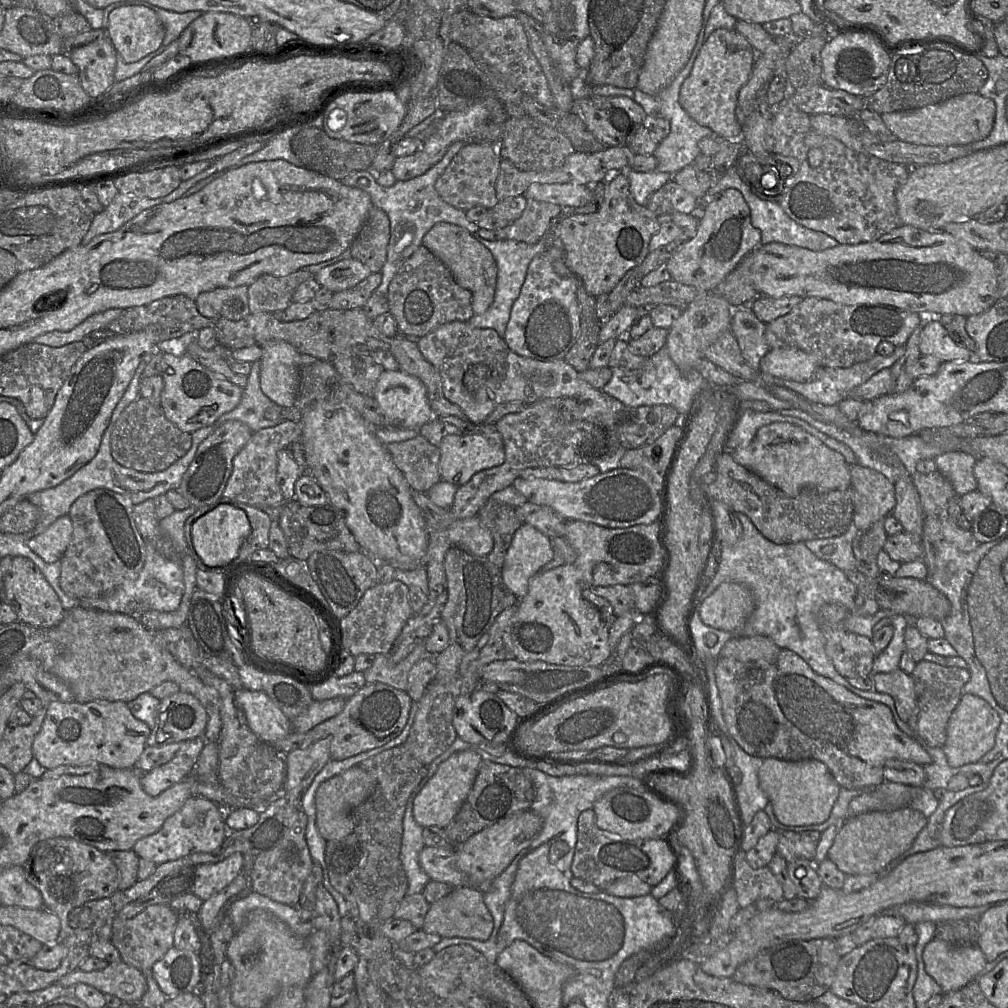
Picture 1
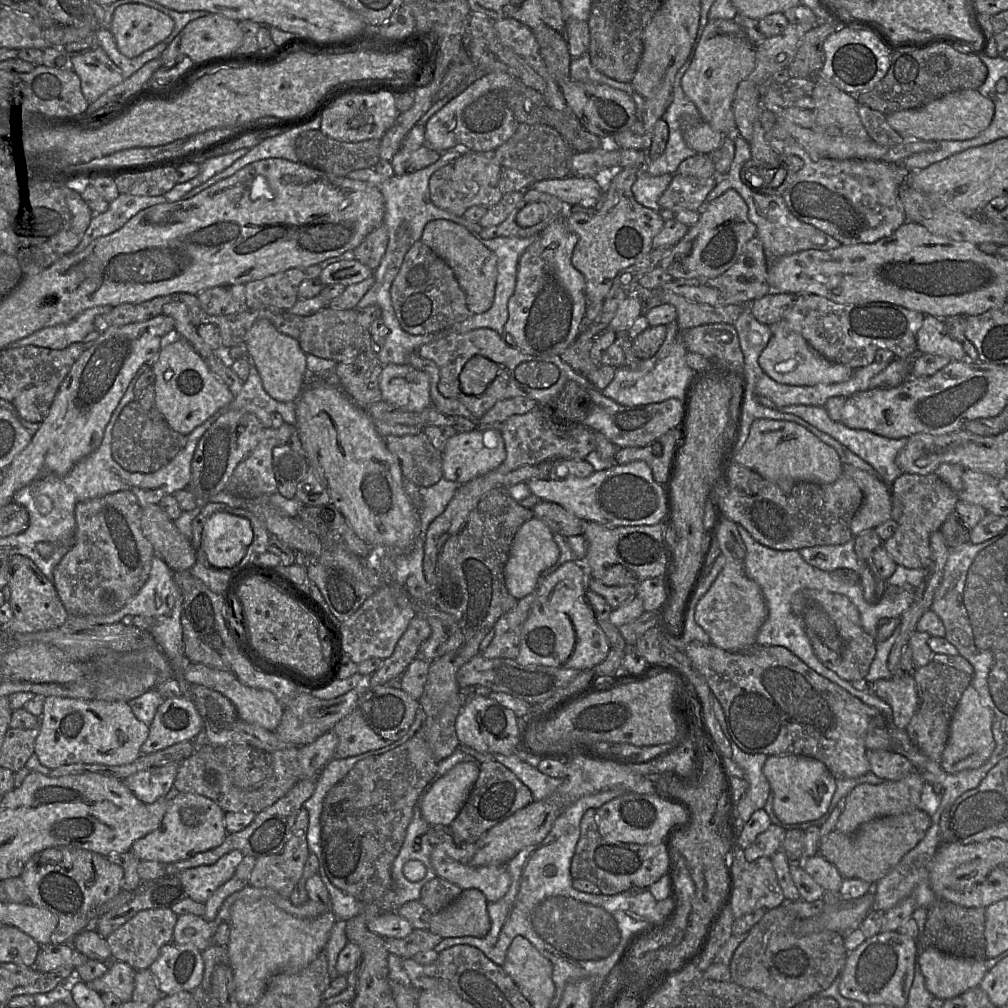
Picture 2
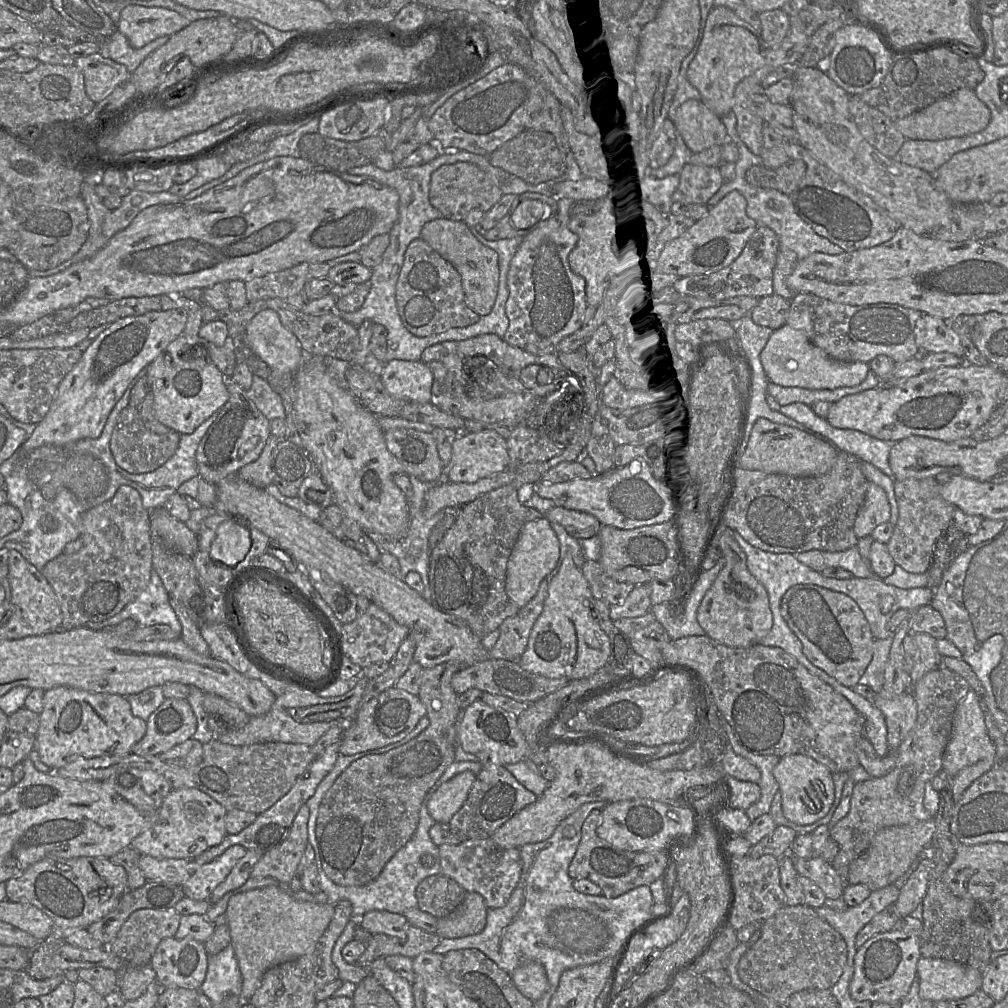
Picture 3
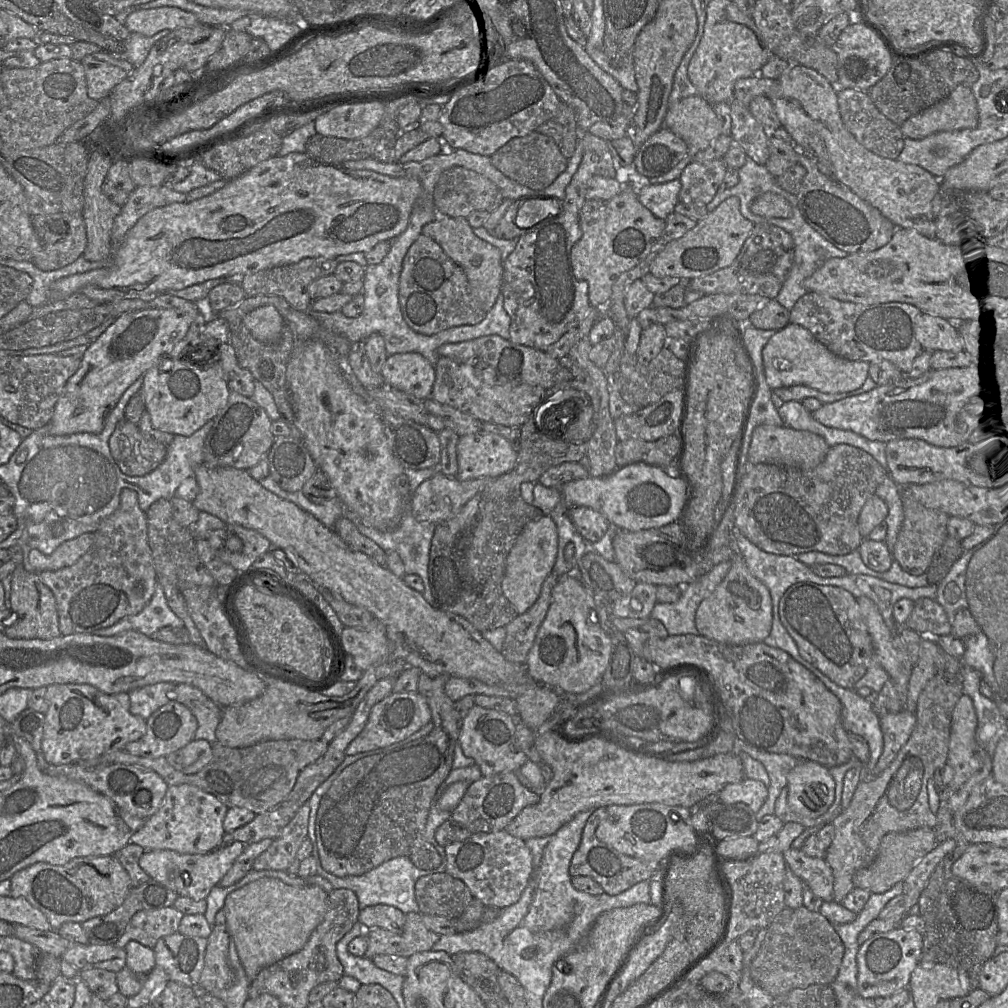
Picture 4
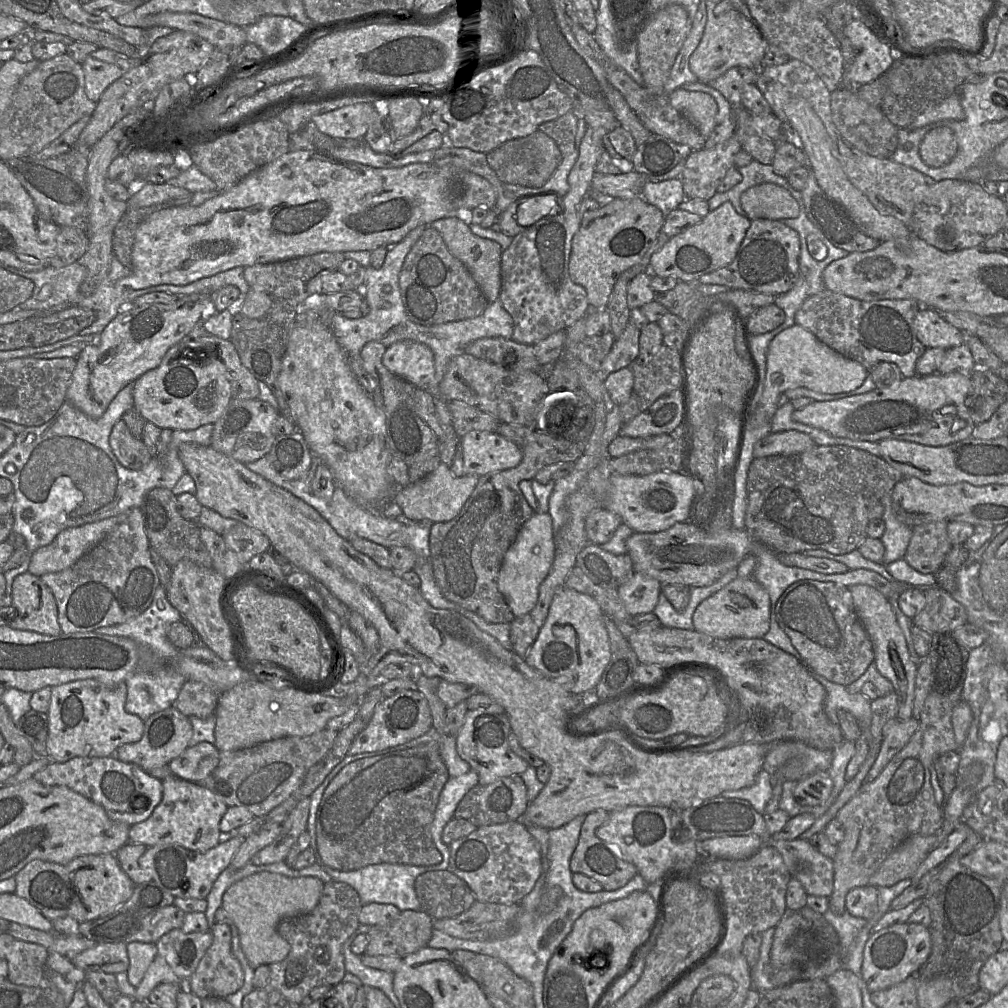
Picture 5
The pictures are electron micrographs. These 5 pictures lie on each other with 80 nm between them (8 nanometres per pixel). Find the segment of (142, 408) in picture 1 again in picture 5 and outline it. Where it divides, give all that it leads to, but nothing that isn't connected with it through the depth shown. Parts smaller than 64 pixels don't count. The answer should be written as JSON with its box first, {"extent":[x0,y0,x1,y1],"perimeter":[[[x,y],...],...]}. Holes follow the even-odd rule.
{"extent":[109,419,153,470],"perimeter":[[[120,419],[109,436],[111,449],[118,461],[131,470],[139,470],[153,458],[141,438],[134,437]]]}

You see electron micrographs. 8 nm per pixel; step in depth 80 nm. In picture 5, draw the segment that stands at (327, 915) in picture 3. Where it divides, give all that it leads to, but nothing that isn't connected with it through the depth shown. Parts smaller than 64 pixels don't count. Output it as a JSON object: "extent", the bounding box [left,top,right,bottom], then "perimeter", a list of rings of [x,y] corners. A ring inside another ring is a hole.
{"extent":[222,871,324,970],"perimeter":[[[263,871],[235,882],[225,891],[222,907],[227,913],[227,922],[236,926],[241,949],[253,970],[287,957],[291,946],[277,932],[279,923],[310,913],[317,906],[323,887],[324,883],[316,877],[288,877]]]}

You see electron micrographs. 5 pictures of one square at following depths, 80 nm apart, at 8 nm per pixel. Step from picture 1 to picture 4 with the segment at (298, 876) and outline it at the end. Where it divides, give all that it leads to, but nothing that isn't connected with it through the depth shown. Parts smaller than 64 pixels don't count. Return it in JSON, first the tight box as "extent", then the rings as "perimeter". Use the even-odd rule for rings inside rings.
{"extent":[253,803,310,871],"perimeter":[[[304,803],[280,835],[253,863],[253,869],[286,871],[296,857],[302,842],[307,838],[310,806]]]}

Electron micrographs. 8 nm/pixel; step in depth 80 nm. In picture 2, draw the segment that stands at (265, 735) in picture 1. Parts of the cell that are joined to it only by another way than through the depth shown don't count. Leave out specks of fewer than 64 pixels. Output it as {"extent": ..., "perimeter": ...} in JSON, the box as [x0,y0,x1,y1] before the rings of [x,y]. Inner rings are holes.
{"extent":[183,662,284,731],"perimeter":[[[190,662],[183,674],[183,680],[189,684],[203,685],[220,692],[233,703],[239,717],[245,722],[275,731],[281,721],[284,707],[275,695],[269,690],[252,688],[243,684],[230,670],[217,670],[200,663]]]}

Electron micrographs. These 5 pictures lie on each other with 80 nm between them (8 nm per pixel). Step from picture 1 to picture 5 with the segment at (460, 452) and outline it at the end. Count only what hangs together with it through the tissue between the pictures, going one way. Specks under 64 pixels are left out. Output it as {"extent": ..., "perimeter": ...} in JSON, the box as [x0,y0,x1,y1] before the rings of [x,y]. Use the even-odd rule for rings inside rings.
{"extent":[460,430,522,475],"perimeter":[[[473,430],[460,438],[465,475],[494,474],[522,461],[521,447],[496,432]]]}

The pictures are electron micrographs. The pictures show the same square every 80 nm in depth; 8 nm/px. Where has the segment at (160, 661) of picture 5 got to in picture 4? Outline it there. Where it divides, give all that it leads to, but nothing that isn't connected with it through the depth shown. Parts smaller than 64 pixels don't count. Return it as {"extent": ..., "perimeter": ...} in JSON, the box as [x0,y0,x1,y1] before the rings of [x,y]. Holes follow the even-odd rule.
{"extent":[94,582,183,720],"perimeter":[[[157,582],[155,591],[146,606],[137,614],[126,616],[111,626],[94,630],[99,636],[111,636],[129,630],[153,636],[165,626],[183,627],[183,621],[169,607],[162,585]],[[160,682],[132,690],[129,692],[130,713],[147,720],[151,714],[169,702],[167,693],[172,691],[175,685],[172,682]]]}

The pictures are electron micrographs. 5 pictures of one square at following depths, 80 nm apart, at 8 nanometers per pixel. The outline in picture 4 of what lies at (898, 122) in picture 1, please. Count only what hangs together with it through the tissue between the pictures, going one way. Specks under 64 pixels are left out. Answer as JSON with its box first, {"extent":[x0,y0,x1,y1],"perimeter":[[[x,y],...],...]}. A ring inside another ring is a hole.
{"extent":[900,85,978,139],"perimeter":[[[959,85],[942,101],[911,116],[900,125],[900,129],[906,138],[922,139],[942,131],[973,129],[977,127],[978,121],[977,103],[971,88]]]}

